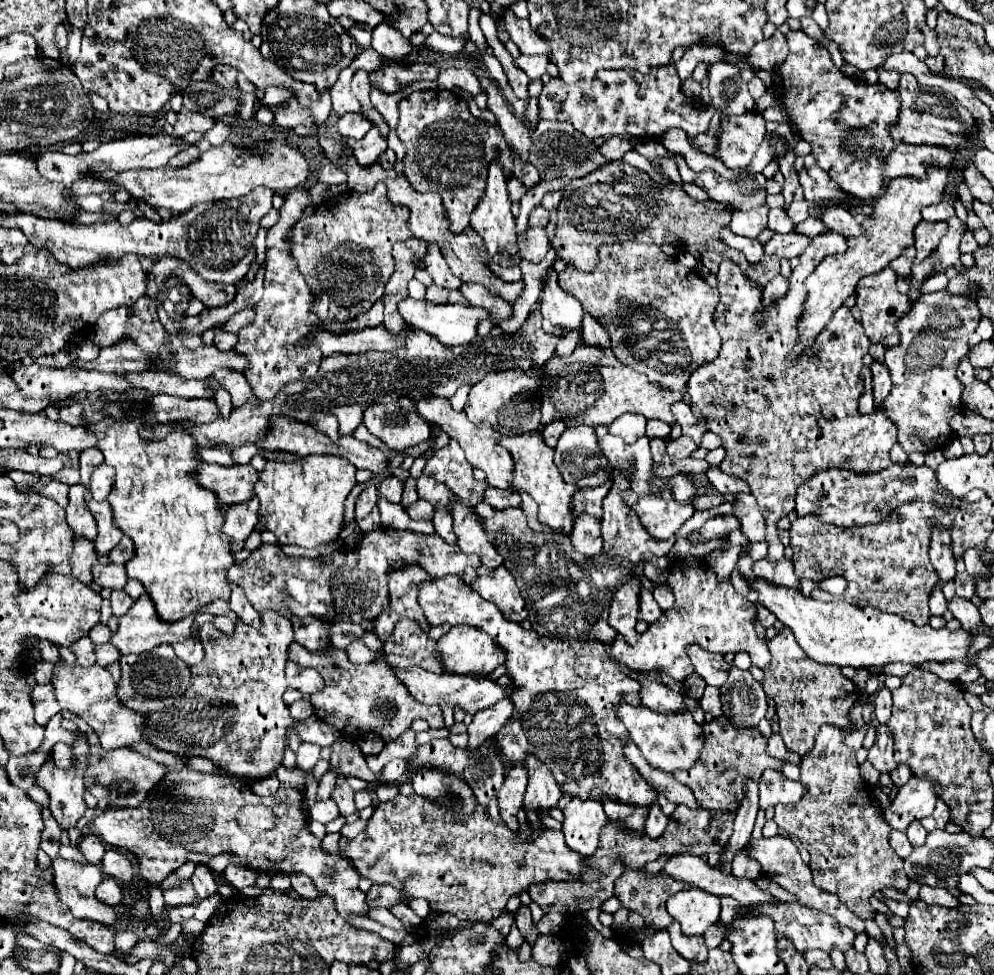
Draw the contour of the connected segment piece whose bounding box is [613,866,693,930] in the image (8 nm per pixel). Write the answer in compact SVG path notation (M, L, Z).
M625 866L625 872L615 880L615 890L613 890L613 896L619 898L621 906L627 908L629 912L637 912L645 918L645 926L647 928L653 928L653 930L665 930L669 928L671 924L671 916L669 912L665 910L665 902L669 896L677 894L679 890L685 890L685 888L693 888L693 884L685 884L685 882L679 882L679 880L673 880L671 876L667 876L665 872L659 872L659 874L643 874L641 868L631 868L631 866Z

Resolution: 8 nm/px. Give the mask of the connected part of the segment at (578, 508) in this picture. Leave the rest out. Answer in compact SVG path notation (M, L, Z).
M609 480L597 488L579 488L573 494L573 514L579 516L583 512L591 512L593 516L601 516L601 502L609 492Z

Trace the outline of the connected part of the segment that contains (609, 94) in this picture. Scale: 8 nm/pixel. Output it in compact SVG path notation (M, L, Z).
M669 64L651 68L647 74L631 68L599 70L591 82L579 80L571 86L563 84L559 78L551 78L551 82L543 86L539 108L543 120L571 122L573 128L591 140L615 134L661 140L669 128L681 128L689 138L695 138L709 132L711 120L711 106L697 108L695 100L691 102L691 98L681 92L677 70Z

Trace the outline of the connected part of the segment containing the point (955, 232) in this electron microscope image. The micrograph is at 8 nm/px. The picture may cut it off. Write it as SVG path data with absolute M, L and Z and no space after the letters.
M957 216L949 218L947 220L949 228L947 228L947 234L941 238L941 244L939 248L929 256L925 258L921 264L913 266L911 272L913 272L913 278L917 280L927 280L927 276L931 272L945 272L947 268L961 268L961 262L959 262L959 242L961 242L961 236L965 234L967 226L963 220L959 220Z

